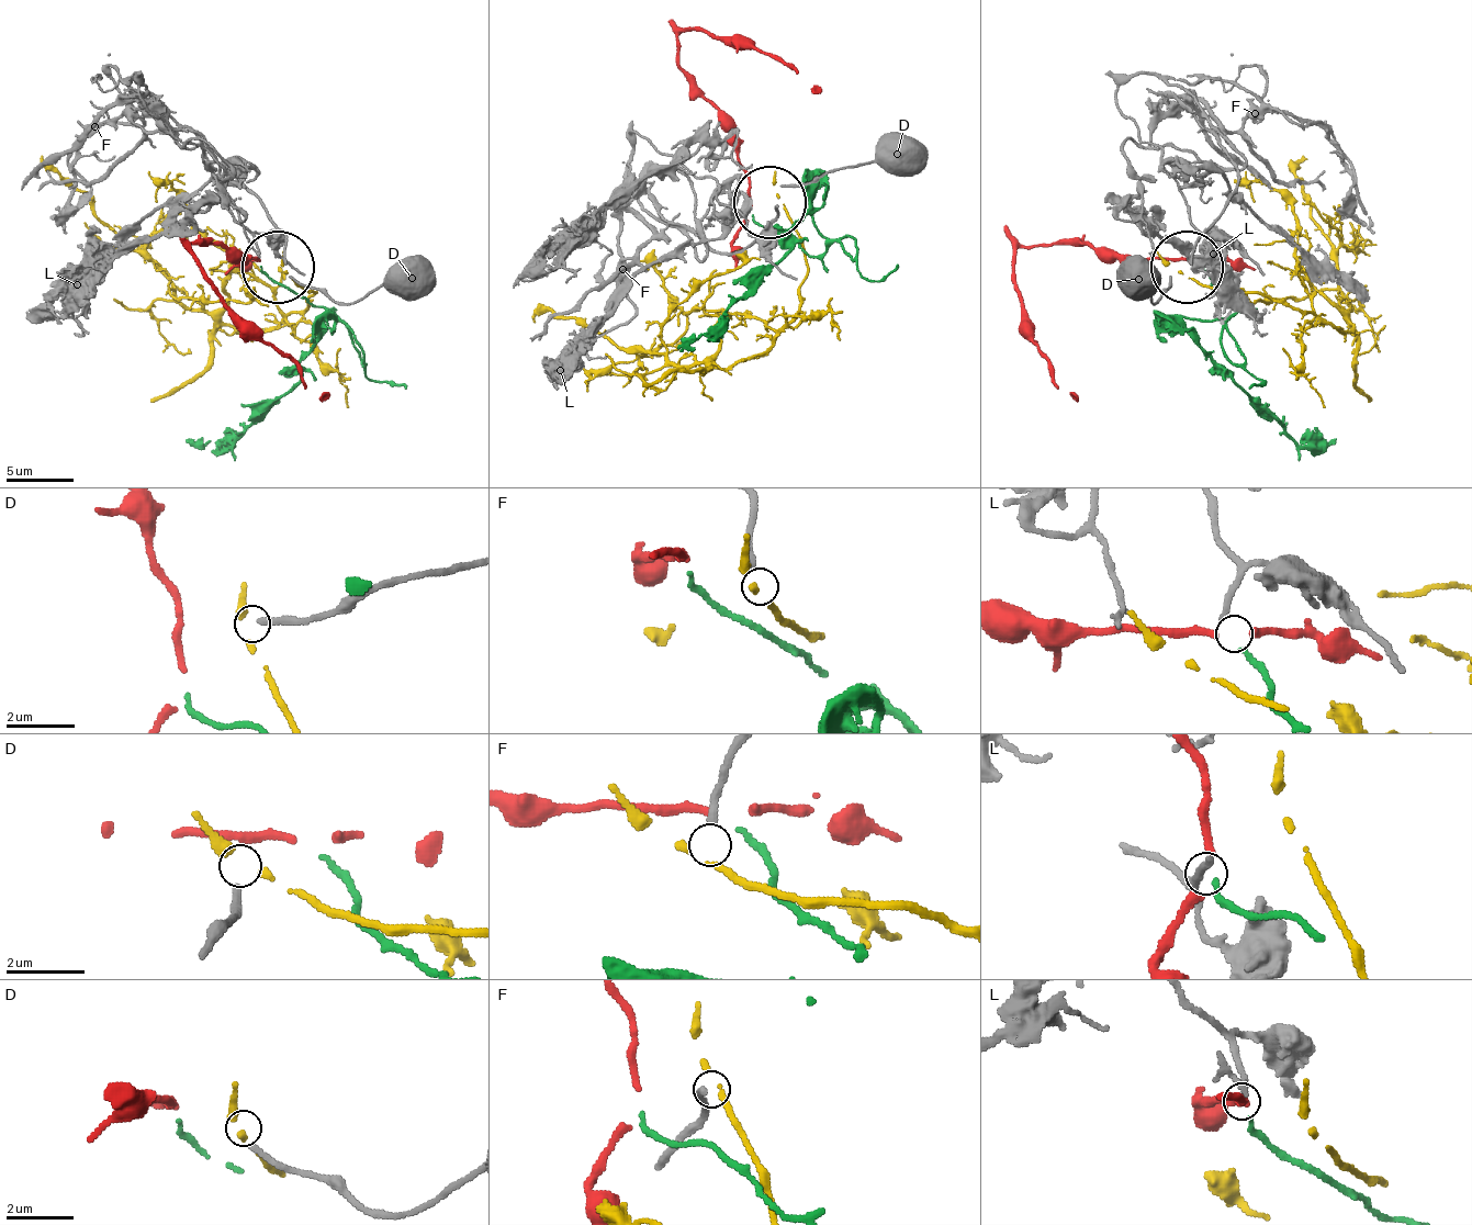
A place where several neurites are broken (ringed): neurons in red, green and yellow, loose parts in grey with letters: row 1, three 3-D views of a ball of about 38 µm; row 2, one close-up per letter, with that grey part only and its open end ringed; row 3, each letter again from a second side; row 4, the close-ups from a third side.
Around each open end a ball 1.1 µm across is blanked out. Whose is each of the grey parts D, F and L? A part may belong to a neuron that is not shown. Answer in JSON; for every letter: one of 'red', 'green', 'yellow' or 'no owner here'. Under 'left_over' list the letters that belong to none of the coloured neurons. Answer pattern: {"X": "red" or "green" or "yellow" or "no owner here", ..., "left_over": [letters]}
{"D": "yellow", "F": "no owner here", "L": "green", "left_over": ["F"]}

